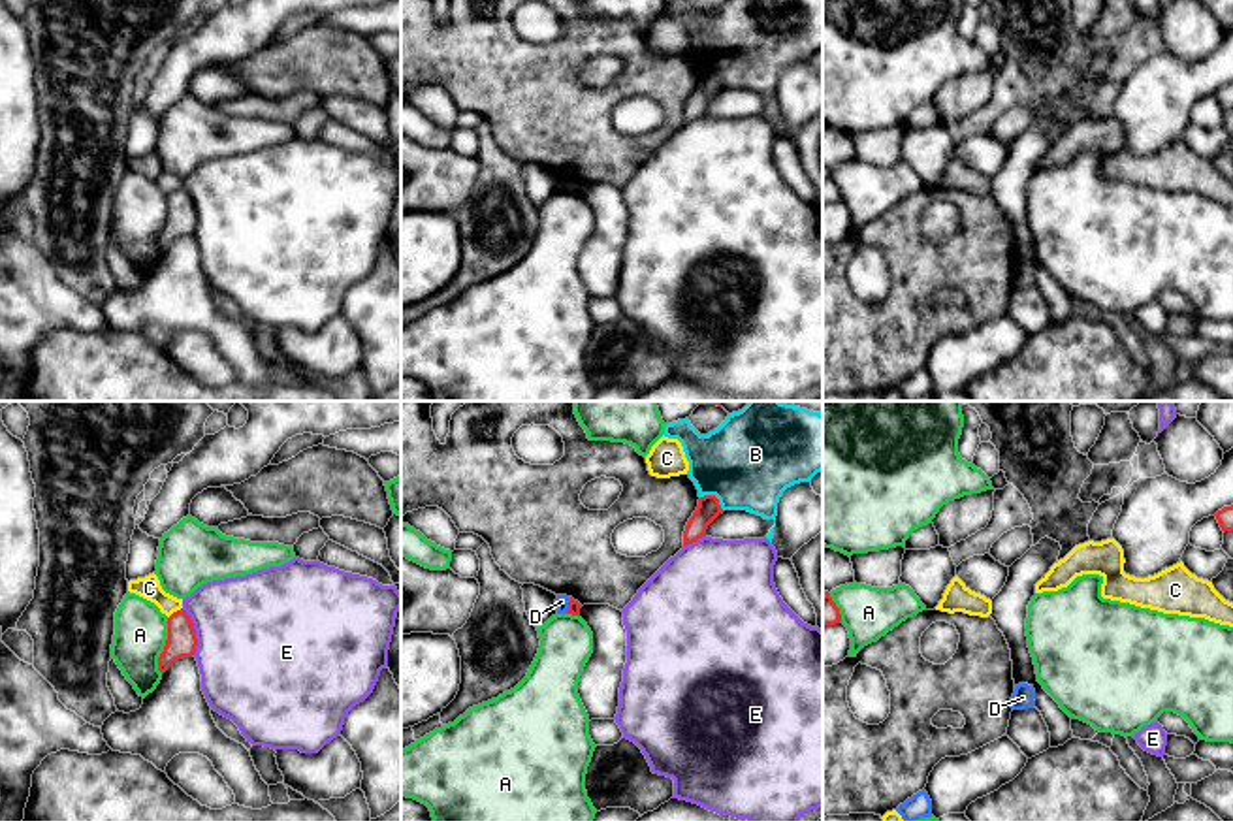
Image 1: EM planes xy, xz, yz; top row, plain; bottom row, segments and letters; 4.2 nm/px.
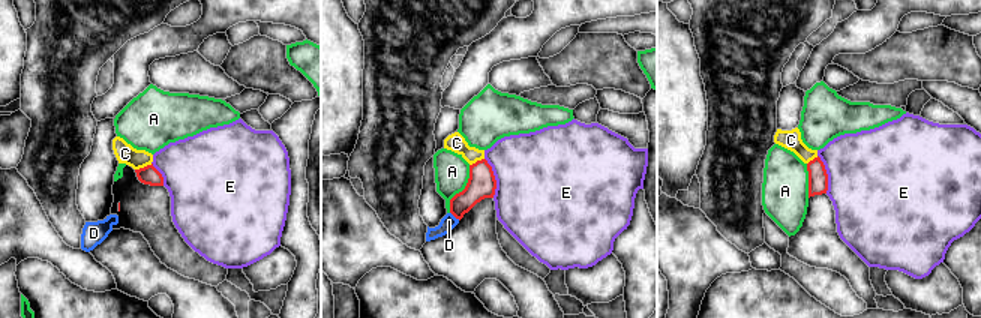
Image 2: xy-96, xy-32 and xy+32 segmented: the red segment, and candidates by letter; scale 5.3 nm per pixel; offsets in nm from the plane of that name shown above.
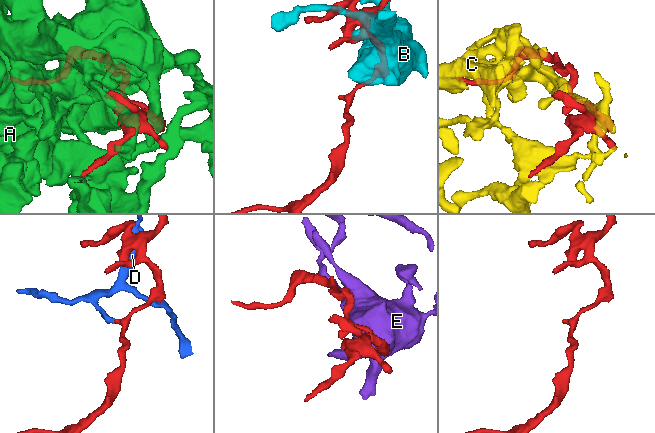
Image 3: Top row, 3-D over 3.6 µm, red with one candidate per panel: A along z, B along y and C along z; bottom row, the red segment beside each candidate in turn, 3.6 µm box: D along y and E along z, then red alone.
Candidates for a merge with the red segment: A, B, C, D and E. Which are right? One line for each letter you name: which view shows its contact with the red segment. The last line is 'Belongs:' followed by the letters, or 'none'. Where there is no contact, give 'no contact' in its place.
Belongs: none

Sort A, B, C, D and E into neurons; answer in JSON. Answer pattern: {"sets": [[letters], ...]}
{"sets": [["A"], ["B"], ["C"], ["D"], ["E"]]}

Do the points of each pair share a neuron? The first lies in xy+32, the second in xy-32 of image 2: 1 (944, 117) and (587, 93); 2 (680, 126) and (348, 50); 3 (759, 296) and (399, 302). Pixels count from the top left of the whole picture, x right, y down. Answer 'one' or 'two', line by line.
1: two
2: one
3: one

